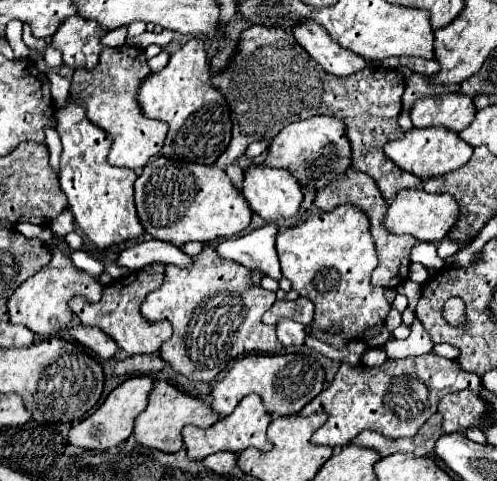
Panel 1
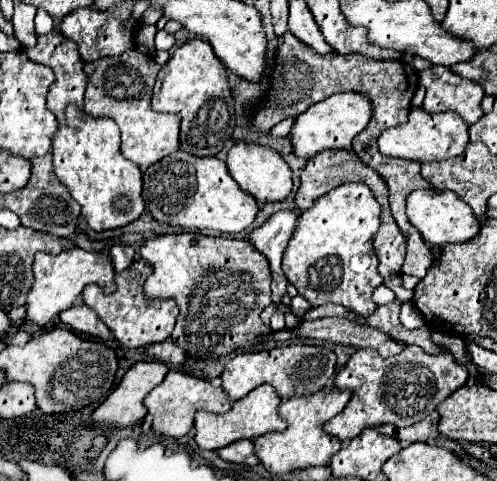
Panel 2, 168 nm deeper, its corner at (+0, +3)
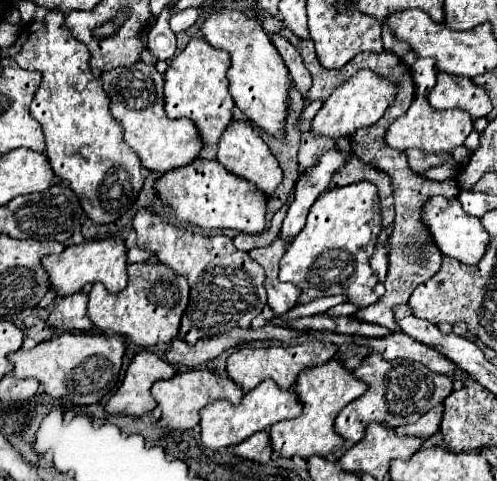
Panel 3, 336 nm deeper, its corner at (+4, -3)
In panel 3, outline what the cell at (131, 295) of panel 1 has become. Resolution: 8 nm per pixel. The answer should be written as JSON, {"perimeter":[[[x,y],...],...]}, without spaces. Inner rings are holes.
{"perimeter":[[[146,262],[146,264],[130,264],[128,266],[128,286],[118,292],[110,294],[100,282],[96,282],[90,290],[88,302],[88,316],[90,320],[106,334],[120,334],[132,340],[138,348],[162,346],[170,344],[178,336],[180,318],[186,312],[190,286],[186,278],[172,274],[168,266]]]}

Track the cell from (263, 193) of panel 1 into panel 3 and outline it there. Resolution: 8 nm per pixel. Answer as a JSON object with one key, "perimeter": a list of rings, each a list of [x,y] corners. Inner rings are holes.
{"perimeter":[[[234,120],[230,122],[228,130],[222,132],[222,138],[218,142],[218,162],[226,166],[226,170],[230,170],[232,174],[256,184],[266,196],[272,196],[282,182],[282,170],[278,166],[278,160],[274,158],[266,142],[256,134],[252,124],[246,120]]]}

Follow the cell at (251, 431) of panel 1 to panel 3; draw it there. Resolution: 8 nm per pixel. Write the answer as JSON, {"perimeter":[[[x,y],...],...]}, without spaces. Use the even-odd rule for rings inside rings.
{"perimeter":[[[264,380],[254,390],[246,392],[246,396],[244,396],[244,400],[240,404],[218,400],[218,402],[212,402],[210,406],[200,410],[202,444],[208,450],[228,448],[228,446],[240,444],[248,436],[252,436],[254,432],[268,430],[272,424],[276,424],[280,420],[286,420],[286,418],[288,420],[296,418],[300,414],[302,414],[302,402],[300,402],[298,394],[292,388],[290,390],[282,390],[276,382]]]}

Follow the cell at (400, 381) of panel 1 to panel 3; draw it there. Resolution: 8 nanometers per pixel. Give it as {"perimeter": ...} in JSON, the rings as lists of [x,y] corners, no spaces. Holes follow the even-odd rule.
{"perimeter":[[[372,352],[362,360],[362,364],[354,370],[354,374],[368,384],[368,390],[352,400],[338,416],[336,416],[336,432],[350,442],[360,442],[366,426],[370,422],[384,422],[386,426],[404,426],[416,422],[422,414],[426,414],[430,408],[440,404],[450,392],[454,382],[444,376],[428,370],[420,362],[410,360],[384,360],[380,354]]]}

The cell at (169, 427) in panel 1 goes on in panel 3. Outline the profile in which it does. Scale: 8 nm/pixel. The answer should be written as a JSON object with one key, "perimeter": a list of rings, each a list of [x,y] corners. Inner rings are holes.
{"perimeter":[[[194,368],[194,370],[180,372],[180,374],[176,374],[170,380],[158,380],[152,386],[152,396],[158,402],[158,406],[162,408],[162,418],[160,418],[162,426],[168,426],[172,430],[190,430],[194,426],[198,426],[198,422],[200,422],[200,410],[206,404],[210,404],[214,400],[220,400],[220,398],[226,398],[232,404],[238,404],[244,398],[244,392],[228,376],[220,376],[220,374],[210,372],[210,370],[198,370],[198,368]]]}

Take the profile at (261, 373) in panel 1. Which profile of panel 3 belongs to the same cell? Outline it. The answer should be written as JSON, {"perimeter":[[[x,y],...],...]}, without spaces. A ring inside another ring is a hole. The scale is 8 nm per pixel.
{"perimeter":[[[306,340],[302,344],[292,344],[292,346],[268,346],[268,348],[254,348],[254,346],[242,346],[238,348],[234,354],[228,356],[228,376],[242,386],[244,392],[250,392],[252,388],[256,388],[262,380],[270,378],[274,380],[282,390],[290,388],[298,374],[306,368],[312,366],[320,366],[324,362],[328,362],[330,358],[334,358],[336,354],[336,344],[332,342],[322,342],[322,340]]]}

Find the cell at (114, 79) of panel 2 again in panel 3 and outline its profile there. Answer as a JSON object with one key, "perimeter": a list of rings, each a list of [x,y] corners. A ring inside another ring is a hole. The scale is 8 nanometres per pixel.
{"perimeter":[[[136,62],[128,68],[114,68],[100,74],[102,86],[112,100],[112,116],[124,126],[126,144],[140,156],[142,166],[152,172],[168,172],[190,164],[202,150],[202,138],[190,118],[172,120],[164,112],[164,76],[154,66]]]}

